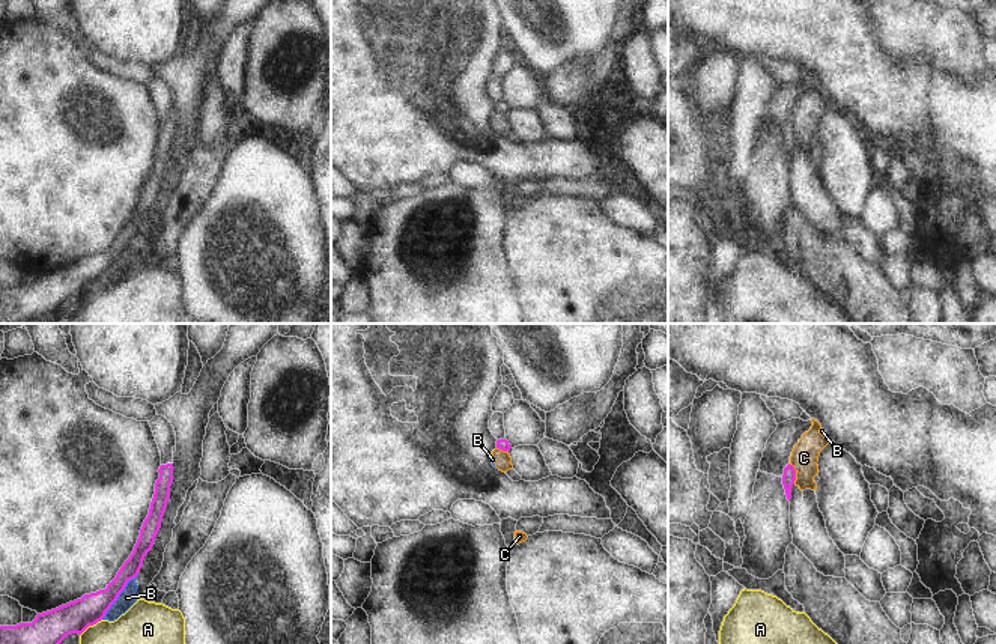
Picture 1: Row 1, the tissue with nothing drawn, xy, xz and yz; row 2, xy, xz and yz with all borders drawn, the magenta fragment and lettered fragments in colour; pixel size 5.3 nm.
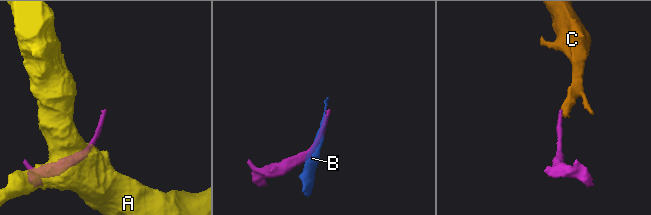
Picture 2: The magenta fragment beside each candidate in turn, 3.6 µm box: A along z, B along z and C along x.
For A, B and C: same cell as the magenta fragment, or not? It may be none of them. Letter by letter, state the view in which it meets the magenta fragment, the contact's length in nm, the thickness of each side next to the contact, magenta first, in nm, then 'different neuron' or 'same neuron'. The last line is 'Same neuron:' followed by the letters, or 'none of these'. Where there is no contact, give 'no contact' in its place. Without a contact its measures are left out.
A: xy | 150 nm | 190/420 nm | different neuron
B: xy | 320 nm | 170/90 nm | different neuron
C: yz | 120 nm | 70/150 nm | different neuron
Same neuron: none of these

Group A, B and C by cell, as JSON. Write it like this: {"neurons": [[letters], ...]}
{"neurons": [["A"], ["B", "C"]]}

